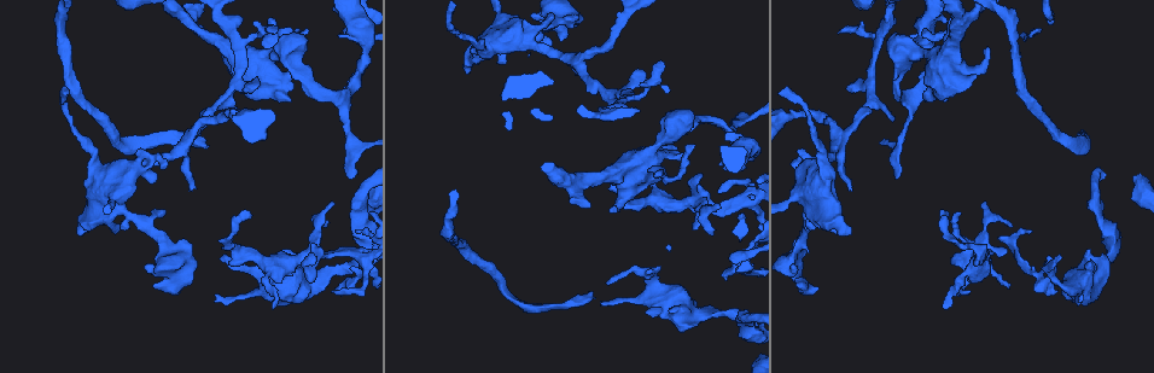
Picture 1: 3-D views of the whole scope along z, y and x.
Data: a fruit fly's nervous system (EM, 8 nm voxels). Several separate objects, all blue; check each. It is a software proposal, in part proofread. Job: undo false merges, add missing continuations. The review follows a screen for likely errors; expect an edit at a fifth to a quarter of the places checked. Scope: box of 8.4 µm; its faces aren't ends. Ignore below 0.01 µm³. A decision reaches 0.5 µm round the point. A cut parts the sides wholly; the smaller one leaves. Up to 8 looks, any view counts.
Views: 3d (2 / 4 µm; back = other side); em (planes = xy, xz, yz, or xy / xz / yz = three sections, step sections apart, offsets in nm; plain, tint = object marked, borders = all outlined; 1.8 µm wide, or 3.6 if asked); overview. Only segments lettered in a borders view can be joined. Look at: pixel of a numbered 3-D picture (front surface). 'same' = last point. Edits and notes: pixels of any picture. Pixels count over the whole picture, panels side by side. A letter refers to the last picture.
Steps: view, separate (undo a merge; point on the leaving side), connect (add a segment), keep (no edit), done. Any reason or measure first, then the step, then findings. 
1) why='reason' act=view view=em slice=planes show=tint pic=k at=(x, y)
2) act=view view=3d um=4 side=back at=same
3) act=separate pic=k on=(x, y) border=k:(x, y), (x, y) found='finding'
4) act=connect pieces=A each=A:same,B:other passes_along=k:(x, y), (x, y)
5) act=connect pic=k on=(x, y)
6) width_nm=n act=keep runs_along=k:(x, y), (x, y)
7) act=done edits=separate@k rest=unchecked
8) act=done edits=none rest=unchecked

why='an open end' act=view view=em slice=planes show=tint pic=1 at=(646, 310)

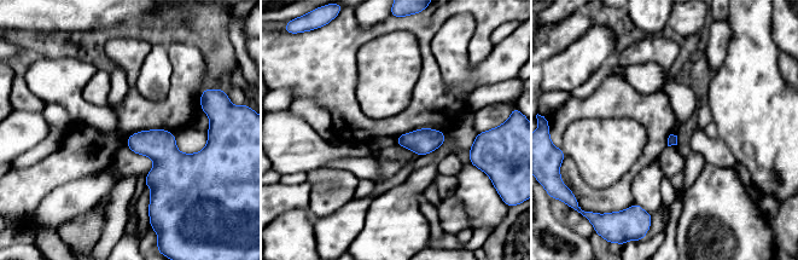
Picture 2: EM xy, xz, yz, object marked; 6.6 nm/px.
why='see the neighbours' act=view view=em slice=planes show=borders at=same

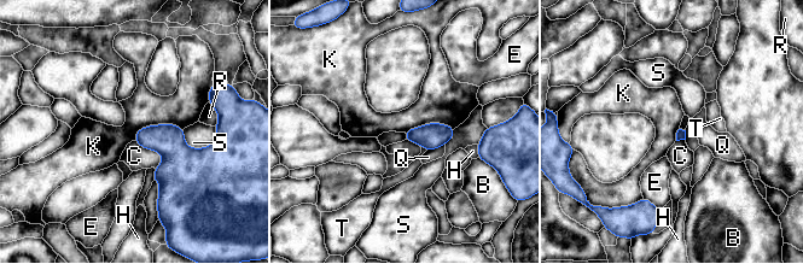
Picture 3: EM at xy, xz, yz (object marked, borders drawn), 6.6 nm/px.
act=keep each=B:other,C:other,E:other,H:other,K:other,Q:other,R:other,S:other,T:other border=3:(182, 129), (150, 124), (134, 140) found='none of them fits'

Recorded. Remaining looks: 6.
why='calibre changes' act=view view=3d um=2 side=back pic=1 at=(699, 201)

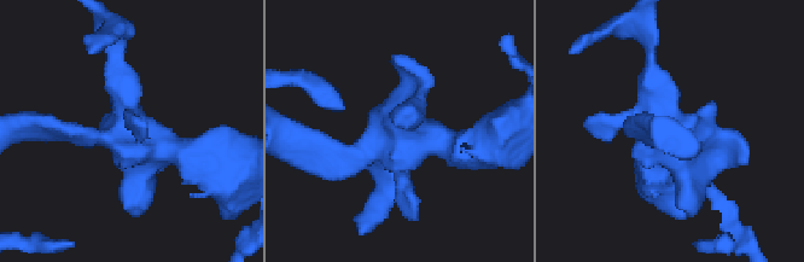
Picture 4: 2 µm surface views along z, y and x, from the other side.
why='shape alone is not enough' act=view view=em slice=planes show=borders pic=4 at=(403, 142)

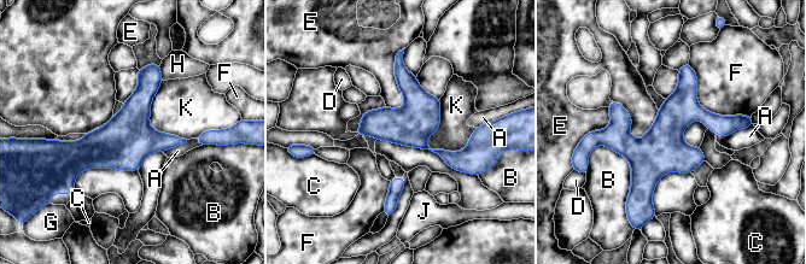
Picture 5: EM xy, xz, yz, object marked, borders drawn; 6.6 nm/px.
act=keep each=A:other,B:other,C:other,D:other,E:other,F:other,G:other,H:other,J:other,K:other border=5:(612, 100), (636, 139), (658, 116) found='one neuron here'

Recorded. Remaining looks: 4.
why='long arm stops here' act=view view=em slice=yz step=8 show=tint pic=1 at=(204, 148)

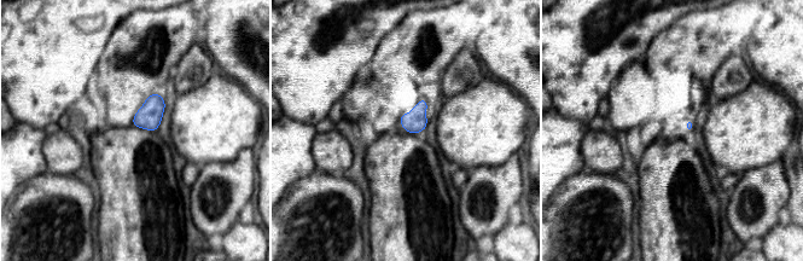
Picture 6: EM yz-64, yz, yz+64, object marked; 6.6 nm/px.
act=view view=em slice=planes show=borders at=same

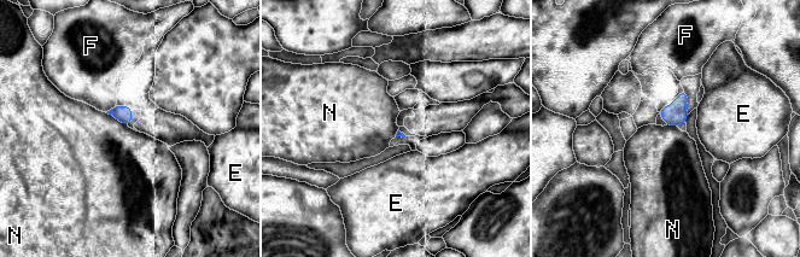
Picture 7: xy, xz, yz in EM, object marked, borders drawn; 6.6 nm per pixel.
act=keep each=E:other,F:other,N:other border=7:(105, 112), (127, 126) found='no lettered segment goes on from it'

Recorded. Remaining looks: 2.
act=done edits=none rest=unchecked

